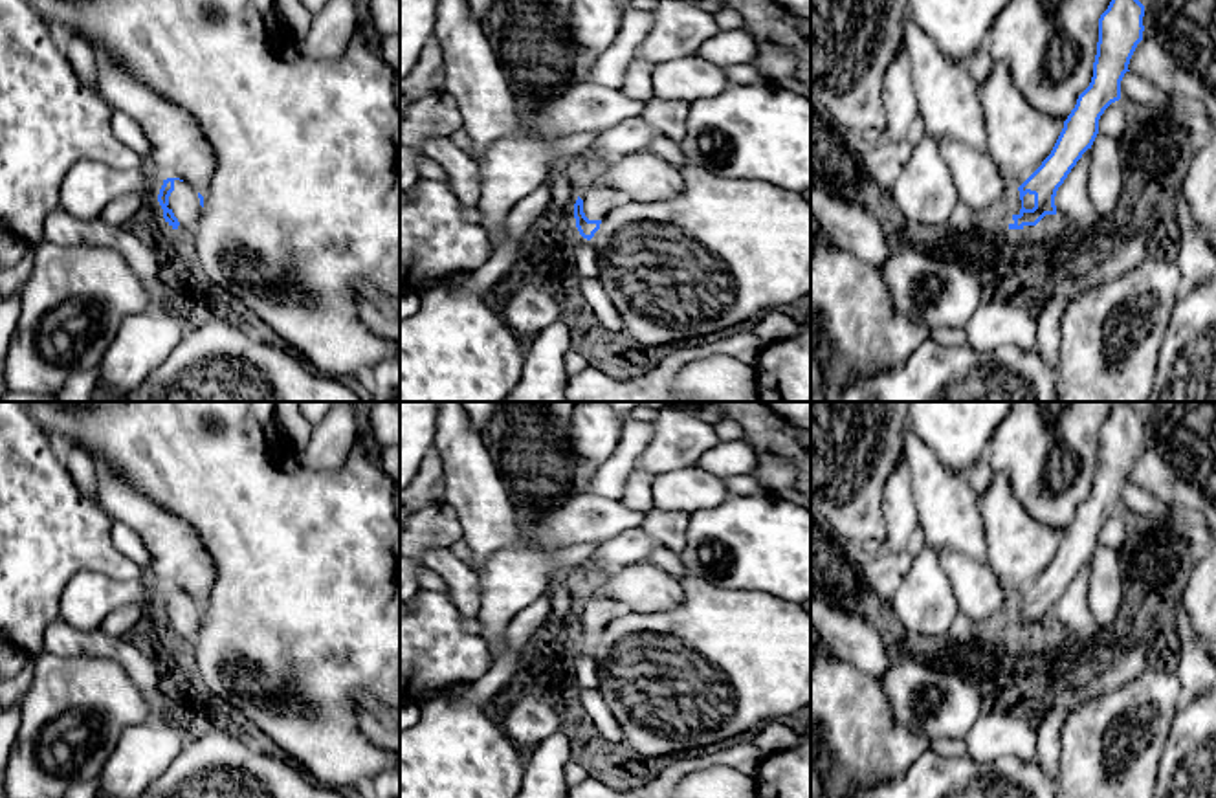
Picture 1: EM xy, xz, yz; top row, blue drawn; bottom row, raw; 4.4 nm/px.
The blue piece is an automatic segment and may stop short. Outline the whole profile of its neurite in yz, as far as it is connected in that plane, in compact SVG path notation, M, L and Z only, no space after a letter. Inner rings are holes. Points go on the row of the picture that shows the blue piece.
M1111 0L1099 18L1099 42L1089 86L1042 165L1012 193L1005 207L1009 229L1036 226L1045 215L1056 215L1055 196L1071 169L1091 149L1104 110L1121 99L1121 81L1143 40L1144 6L1139 0Z

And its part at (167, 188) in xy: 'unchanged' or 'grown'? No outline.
grown

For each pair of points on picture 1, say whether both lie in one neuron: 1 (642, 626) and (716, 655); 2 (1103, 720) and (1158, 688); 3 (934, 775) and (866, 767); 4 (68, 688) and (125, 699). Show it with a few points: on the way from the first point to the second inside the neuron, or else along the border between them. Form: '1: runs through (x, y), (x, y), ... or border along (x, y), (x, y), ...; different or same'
1: runs through (661, 631), (686, 655), (697, 655); same
2: runs through (1116, 712), (1145, 701); same
3: border along (928, 747), (894, 778); different
4: runs through (83, 699), (110, 699); same

